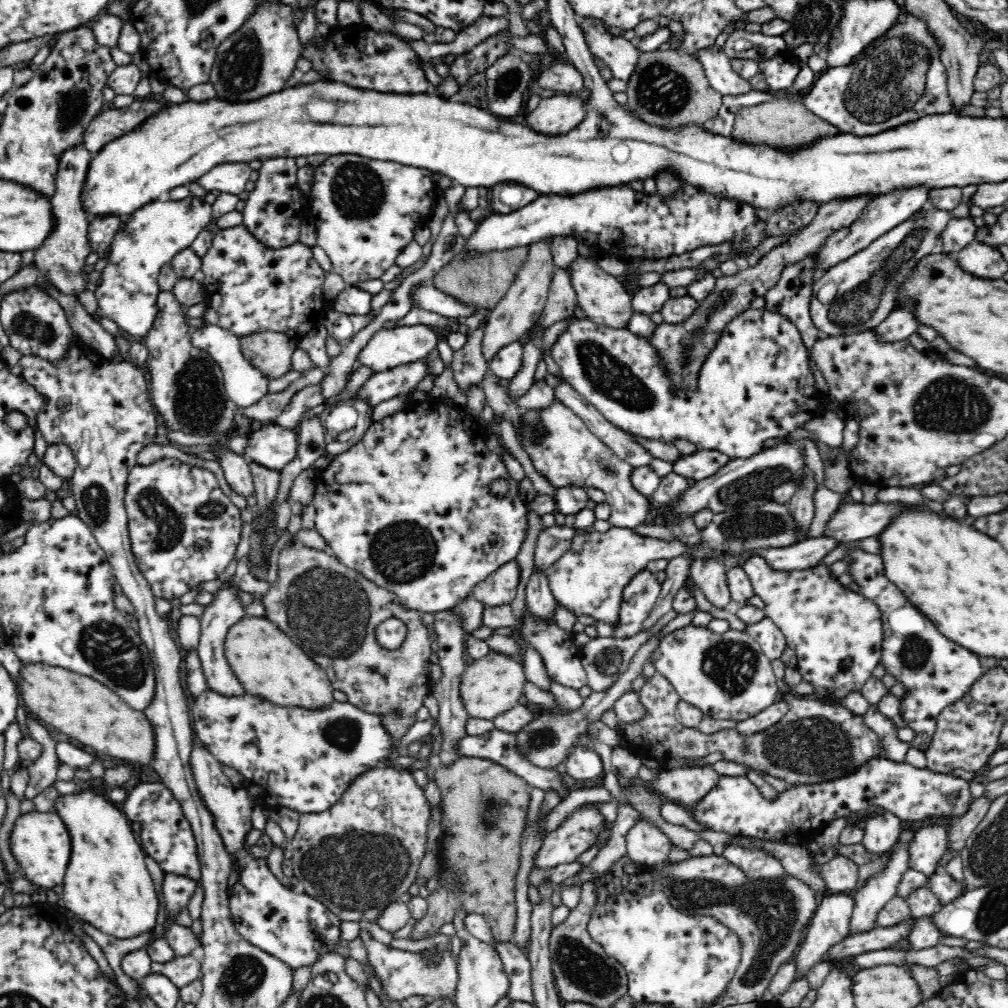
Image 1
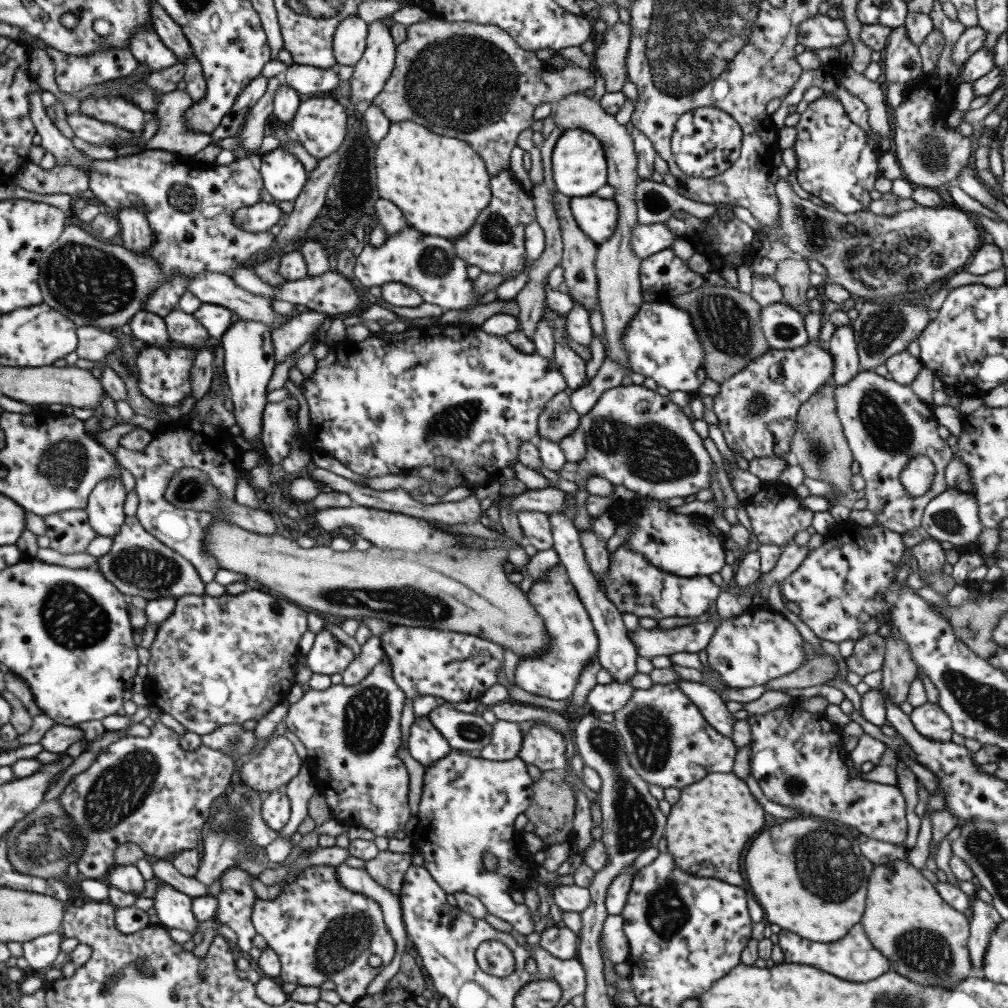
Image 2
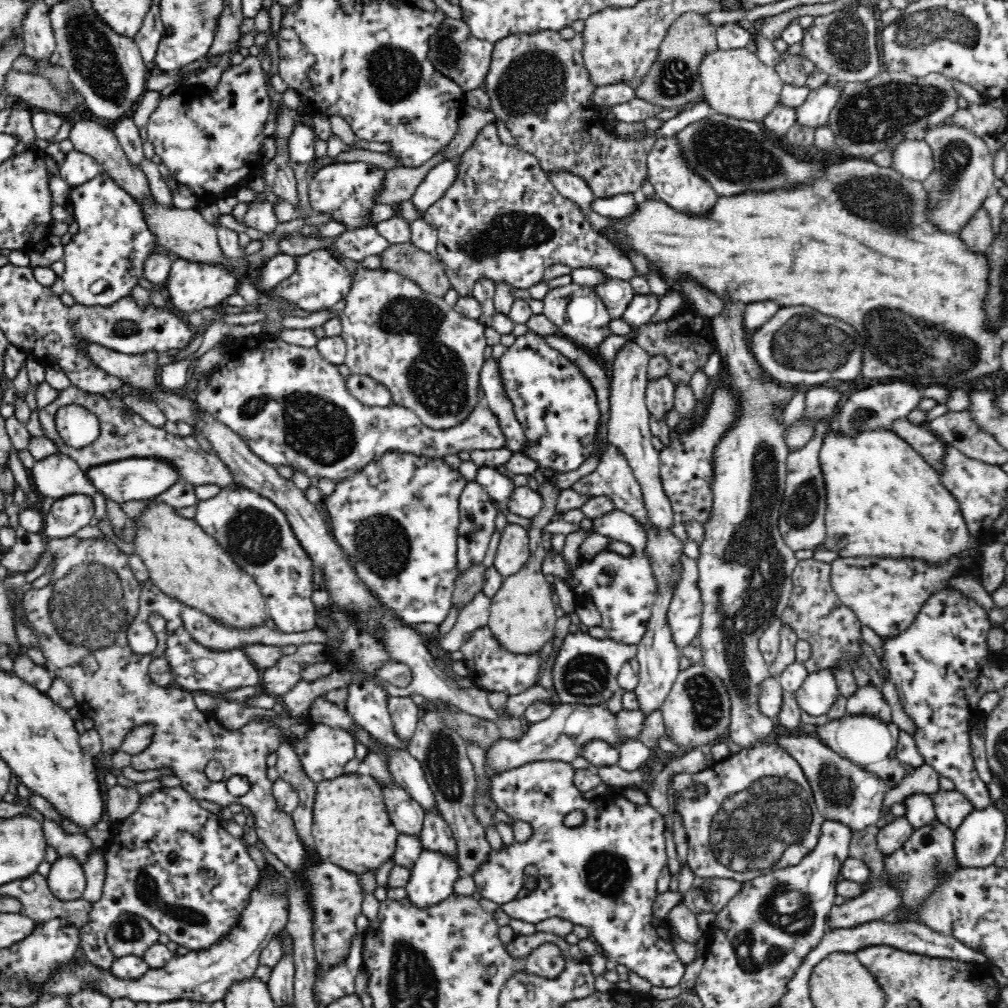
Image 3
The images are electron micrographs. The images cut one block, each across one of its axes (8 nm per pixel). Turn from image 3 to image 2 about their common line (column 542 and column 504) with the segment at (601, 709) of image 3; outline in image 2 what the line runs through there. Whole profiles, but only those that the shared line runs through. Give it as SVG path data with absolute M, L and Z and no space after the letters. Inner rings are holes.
M500 720L493 724L491 741L482 749L482 756L488 761L506 761L518 757L524 733L520 724Z

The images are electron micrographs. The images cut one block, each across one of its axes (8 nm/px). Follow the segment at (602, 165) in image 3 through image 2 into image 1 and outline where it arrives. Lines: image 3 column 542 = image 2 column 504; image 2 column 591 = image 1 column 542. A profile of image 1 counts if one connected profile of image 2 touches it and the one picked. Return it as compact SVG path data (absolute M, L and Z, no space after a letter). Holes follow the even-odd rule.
M561 62L542 69L535 79L542 88L550 88L557 92L571 93L585 88L579 70L572 64Z

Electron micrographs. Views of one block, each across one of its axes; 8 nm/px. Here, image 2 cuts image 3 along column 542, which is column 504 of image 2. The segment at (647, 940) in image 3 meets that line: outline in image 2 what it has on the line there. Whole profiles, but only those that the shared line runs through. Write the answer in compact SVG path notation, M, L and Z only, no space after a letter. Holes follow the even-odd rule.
M452 750L440 762L425 768L415 835L416 847L424 858L423 866L447 894L461 891L478 898L489 914L506 920L515 932L523 935L533 932L533 917L529 915L526 904L516 900L512 893L524 891L527 880L537 877L539 865L521 841L519 833L514 828L514 820L531 803L532 782L526 764L519 757L506 761L488 761ZM486 851L498 858L494 871L484 867L482 854Z

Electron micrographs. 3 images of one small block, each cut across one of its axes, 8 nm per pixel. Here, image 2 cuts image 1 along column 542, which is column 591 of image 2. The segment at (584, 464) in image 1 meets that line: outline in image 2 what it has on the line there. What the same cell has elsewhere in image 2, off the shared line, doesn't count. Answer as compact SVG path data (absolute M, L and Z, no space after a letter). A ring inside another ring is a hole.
M621 384L605 390L593 407L579 421L586 439L585 457L576 462L567 461L563 469L558 470L560 478L576 483L577 480L587 480L591 476L601 476L613 485L625 486L636 492L638 497L660 501L696 495L702 488L709 488L710 470L714 463L704 447L703 438L694 431L691 418L684 414L682 407L672 403L669 397L662 396L644 385Z

